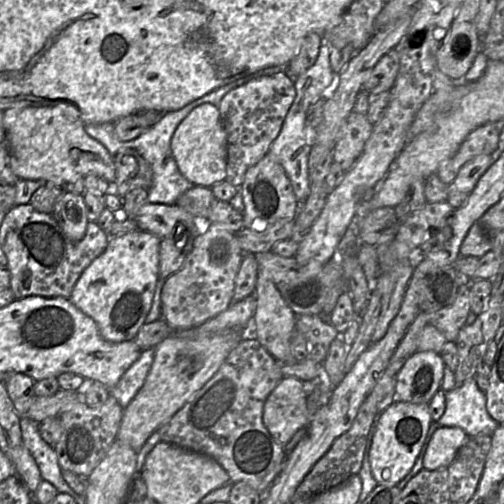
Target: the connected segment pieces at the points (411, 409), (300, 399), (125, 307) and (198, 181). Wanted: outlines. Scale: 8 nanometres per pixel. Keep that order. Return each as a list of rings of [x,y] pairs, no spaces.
[[[395,401],[379,415],[369,454],[372,475],[379,485],[396,486],[411,471],[431,424],[428,403]]]
[[[284,376],[267,397],[262,419],[270,435],[286,445],[300,428],[308,426],[307,385],[295,377]]]
[[[139,229],[124,235],[110,236],[105,251],[91,262],[76,282],[68,299],[95,321],[101,337],[106,341],[118,343],[134,340],[139,329],[145,324],[159,279],[160,240],[159,237]]]
[[[204,103],[195,107],[177,126],[170,147],[180,173],[194,186],[210,188],[225,180],[227,135],[215,105]]]

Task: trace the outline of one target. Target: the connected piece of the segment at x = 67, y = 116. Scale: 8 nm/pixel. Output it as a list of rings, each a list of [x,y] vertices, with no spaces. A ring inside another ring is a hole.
[[[61,102],[54,106],[8,108],[3,111],[3,126],[10,152],[10,167],[19,179],[44,179],[68,183],[80,176],[95,174],[108,181],[112,188],[116,178],[113,156],[99,141],[86,133],[85,123],[73,104]]]

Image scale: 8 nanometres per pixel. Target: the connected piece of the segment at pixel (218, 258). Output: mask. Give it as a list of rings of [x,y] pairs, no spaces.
[[[211,223],[203,234],[196,236],[182,266],[165,280],[161,289],[161,317],[169,327],[174,331],[196,327],[226,310],[233,303],[235,278],[243,256],[234,232],[220,224]]]

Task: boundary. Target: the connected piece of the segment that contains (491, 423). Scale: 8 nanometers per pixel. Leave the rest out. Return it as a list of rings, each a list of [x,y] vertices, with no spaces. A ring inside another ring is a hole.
[[[470,378],[461,386],[456,386],[453,390],[446,392],[446,408],[444,414],[436,422],[439,427],[459,427],[468,436],[479,434],[492,436],[499,424],[490,416],[486,408],[486,394],[483,393],[475,378]]]

